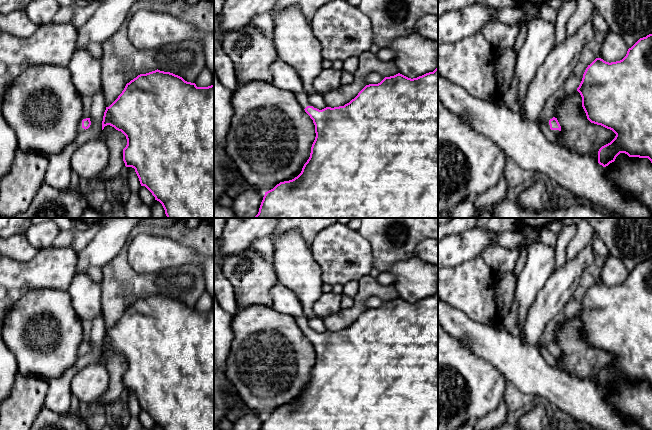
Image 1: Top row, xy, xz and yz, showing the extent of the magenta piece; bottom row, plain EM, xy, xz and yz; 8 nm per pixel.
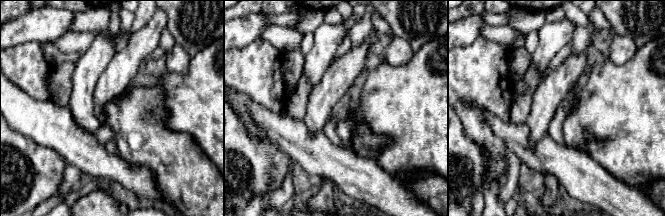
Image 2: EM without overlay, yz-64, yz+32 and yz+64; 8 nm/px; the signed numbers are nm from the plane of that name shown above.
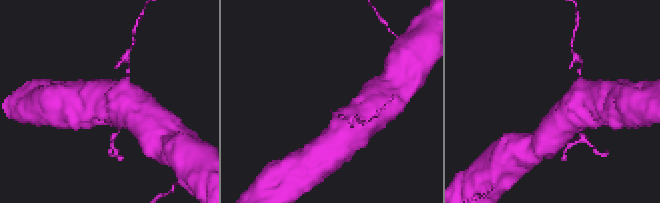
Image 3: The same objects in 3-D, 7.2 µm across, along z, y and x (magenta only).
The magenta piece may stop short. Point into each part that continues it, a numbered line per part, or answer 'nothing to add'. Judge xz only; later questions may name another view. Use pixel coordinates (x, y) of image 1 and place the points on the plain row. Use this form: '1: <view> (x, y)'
1: xz (302, 321)

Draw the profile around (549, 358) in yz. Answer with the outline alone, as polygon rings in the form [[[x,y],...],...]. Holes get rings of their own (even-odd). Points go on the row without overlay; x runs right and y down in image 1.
[[[545,344],[538,345],[538,348],[539,348],[541,355],[545,359],[546,363],[550,365],[551,367],[556,367],[557,360],[550,352],[547,351],[547,349],[545,348]]]

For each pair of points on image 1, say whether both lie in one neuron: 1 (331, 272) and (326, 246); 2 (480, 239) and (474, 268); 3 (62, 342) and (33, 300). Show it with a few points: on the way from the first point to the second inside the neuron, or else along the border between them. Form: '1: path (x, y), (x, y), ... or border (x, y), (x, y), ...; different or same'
1: path (331, 266), (331, 252); same
2: border (479, 256), (464, 260), (454, 266); different
3: path (52, 332), (40, 318), (39, 310); same

